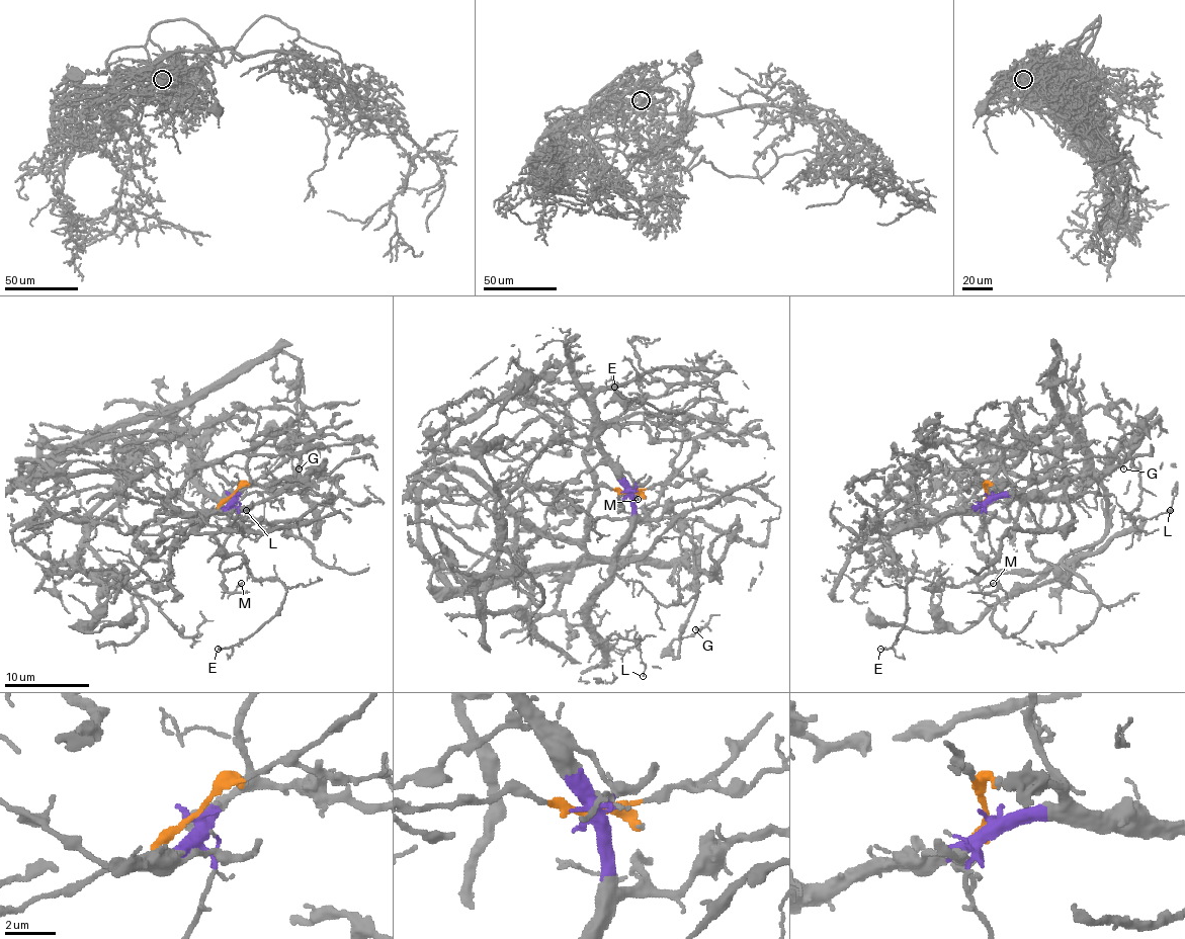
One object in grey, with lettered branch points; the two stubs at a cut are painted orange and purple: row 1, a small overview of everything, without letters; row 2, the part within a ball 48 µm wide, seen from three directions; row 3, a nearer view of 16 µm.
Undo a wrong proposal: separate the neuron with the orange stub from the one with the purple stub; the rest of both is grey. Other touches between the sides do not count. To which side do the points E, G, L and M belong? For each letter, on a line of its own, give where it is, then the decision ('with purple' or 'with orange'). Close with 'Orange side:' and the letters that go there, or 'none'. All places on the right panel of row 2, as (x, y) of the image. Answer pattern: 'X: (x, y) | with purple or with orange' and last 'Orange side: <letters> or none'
E: (880, 649) | with purple
G: (1123, 468) | with purple
L: (1170, 510) | with purple
M: (993, 583) | with purple
Orange side: none

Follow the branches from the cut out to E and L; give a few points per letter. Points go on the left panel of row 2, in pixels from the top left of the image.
E: (233, 495), (198, 533), (241, 555), (256, 578), (279, 581), (285, 600), (235, 645), (218, 649)
L: (233, 495), (214, 497), (191, 476), (191, 467), (198, 460), (202, 504), (220, 518), (243, 518), (245, 510)

